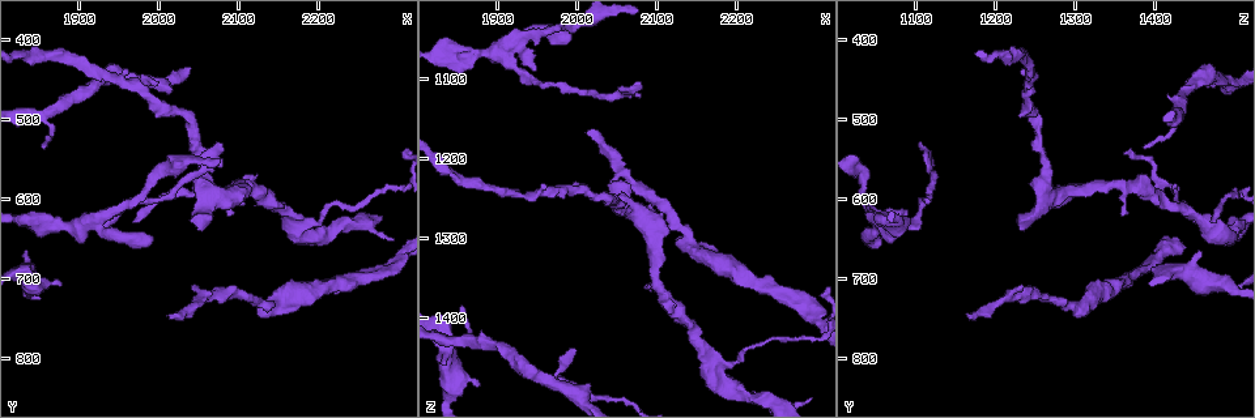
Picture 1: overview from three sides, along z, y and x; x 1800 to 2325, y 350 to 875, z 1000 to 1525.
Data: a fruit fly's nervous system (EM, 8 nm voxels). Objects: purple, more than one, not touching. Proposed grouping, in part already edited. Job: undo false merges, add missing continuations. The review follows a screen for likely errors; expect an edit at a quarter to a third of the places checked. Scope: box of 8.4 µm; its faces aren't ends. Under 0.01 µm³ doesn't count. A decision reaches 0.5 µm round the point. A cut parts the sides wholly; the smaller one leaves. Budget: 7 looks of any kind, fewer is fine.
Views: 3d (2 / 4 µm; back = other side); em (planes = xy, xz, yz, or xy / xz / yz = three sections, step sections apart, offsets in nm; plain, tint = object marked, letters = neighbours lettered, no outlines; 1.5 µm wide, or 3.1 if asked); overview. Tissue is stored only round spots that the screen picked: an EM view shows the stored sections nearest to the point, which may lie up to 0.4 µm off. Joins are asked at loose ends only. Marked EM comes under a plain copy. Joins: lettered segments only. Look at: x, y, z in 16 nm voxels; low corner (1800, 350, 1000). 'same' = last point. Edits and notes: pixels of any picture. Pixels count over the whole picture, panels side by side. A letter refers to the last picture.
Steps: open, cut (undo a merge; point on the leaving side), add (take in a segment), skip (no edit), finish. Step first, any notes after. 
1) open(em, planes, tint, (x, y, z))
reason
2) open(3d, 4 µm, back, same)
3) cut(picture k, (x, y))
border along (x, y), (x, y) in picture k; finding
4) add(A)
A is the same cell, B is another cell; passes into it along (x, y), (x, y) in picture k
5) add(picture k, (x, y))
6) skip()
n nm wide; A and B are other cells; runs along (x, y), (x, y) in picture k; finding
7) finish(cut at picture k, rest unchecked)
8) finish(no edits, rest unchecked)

open(3d, 2 µm, (2040, 500, 1250))
sharp bend

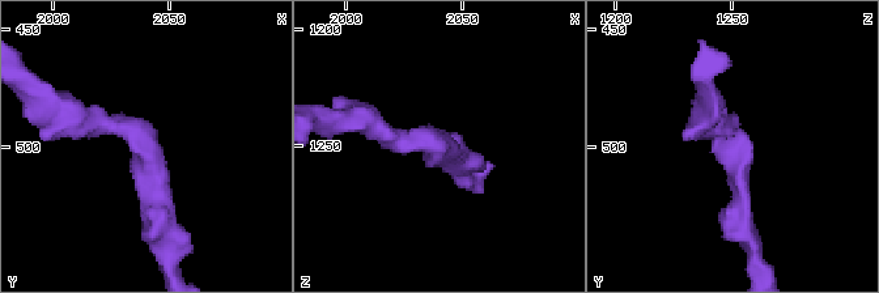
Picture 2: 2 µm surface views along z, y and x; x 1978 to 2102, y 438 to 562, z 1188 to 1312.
open(em, planes, tint, (2039, 496, 1251))
shape alone is not enough

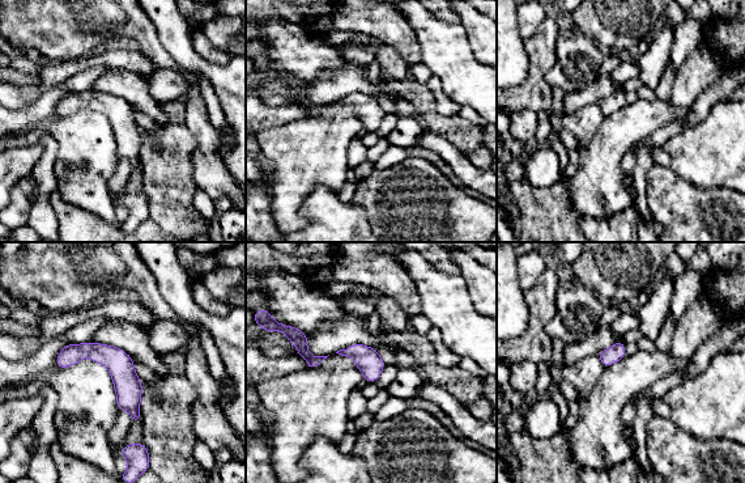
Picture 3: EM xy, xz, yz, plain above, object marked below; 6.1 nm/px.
open(em, planes, letters, same)

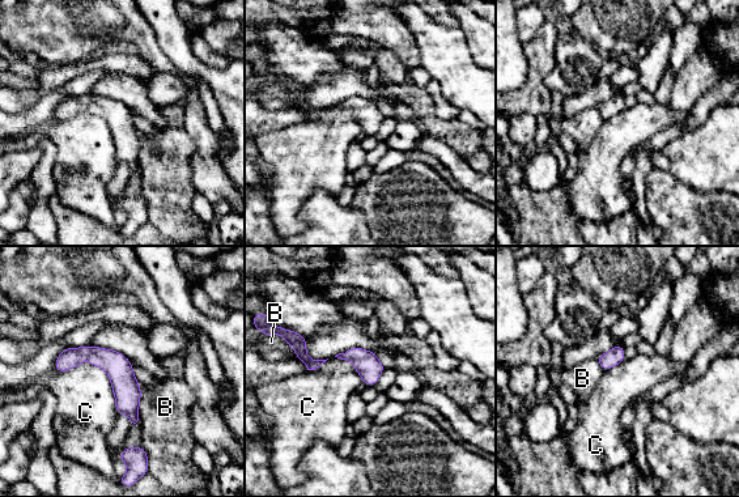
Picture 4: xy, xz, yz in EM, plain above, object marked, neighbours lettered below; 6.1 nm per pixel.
skip()
B and C are other cells; runs along (58, 362), (101, 357), (136, 423) in picture 4; one cell here

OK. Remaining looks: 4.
open(em, yz, step 4, letters, (1875, 710, 1485))
branch stops here

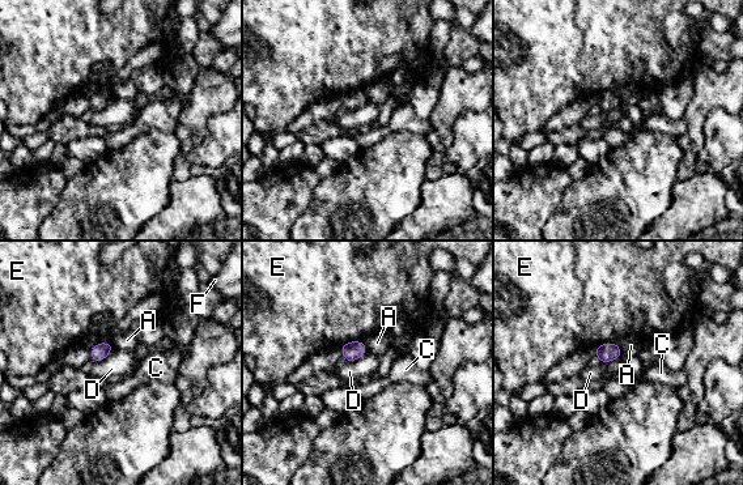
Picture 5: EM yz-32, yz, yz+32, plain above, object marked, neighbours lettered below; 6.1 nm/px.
skip()
A, C, D, E and F are other cells; no lettered segment goes on from it

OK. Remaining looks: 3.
open(em, planes, letters, (1995, 460, 1445))
free end

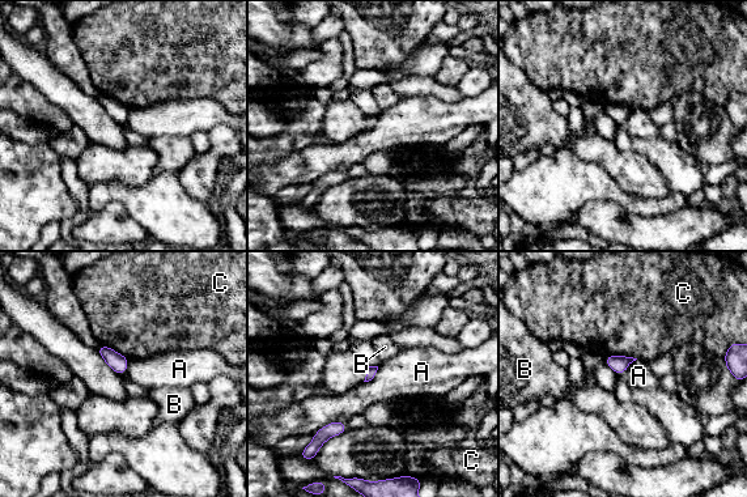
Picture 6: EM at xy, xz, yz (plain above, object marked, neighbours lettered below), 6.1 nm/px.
skip()
A, B and C are other cells; none of them fits

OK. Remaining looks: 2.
finish(no edits, rest unchecked)

